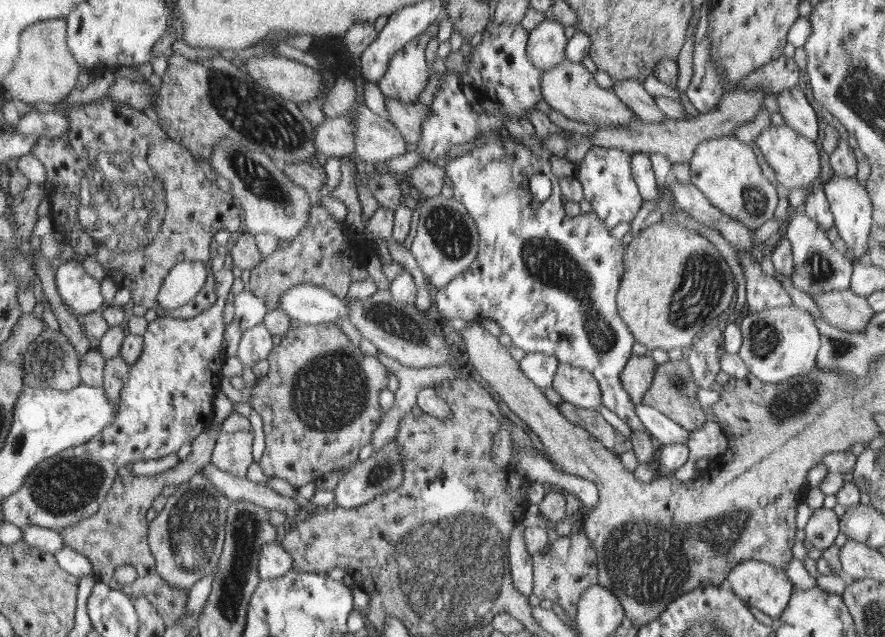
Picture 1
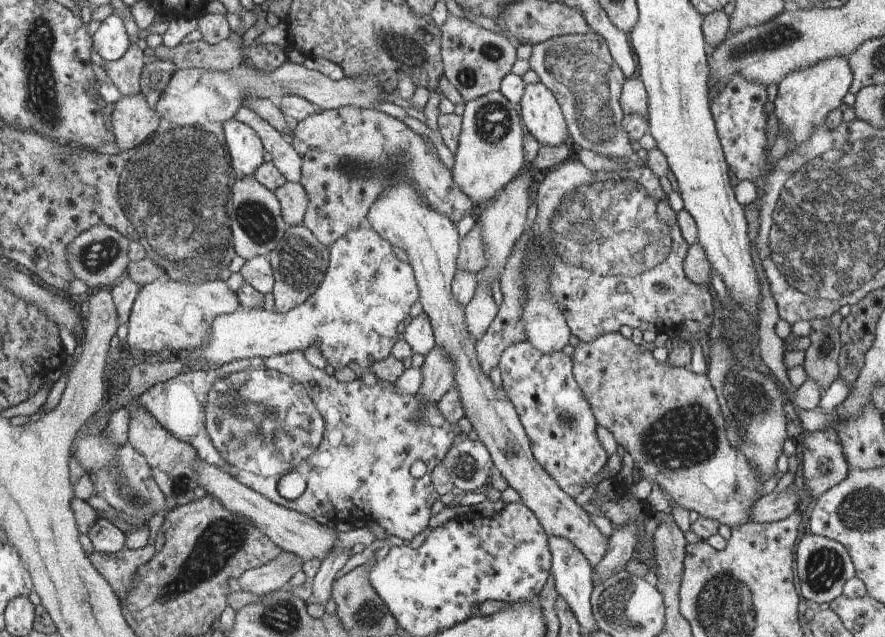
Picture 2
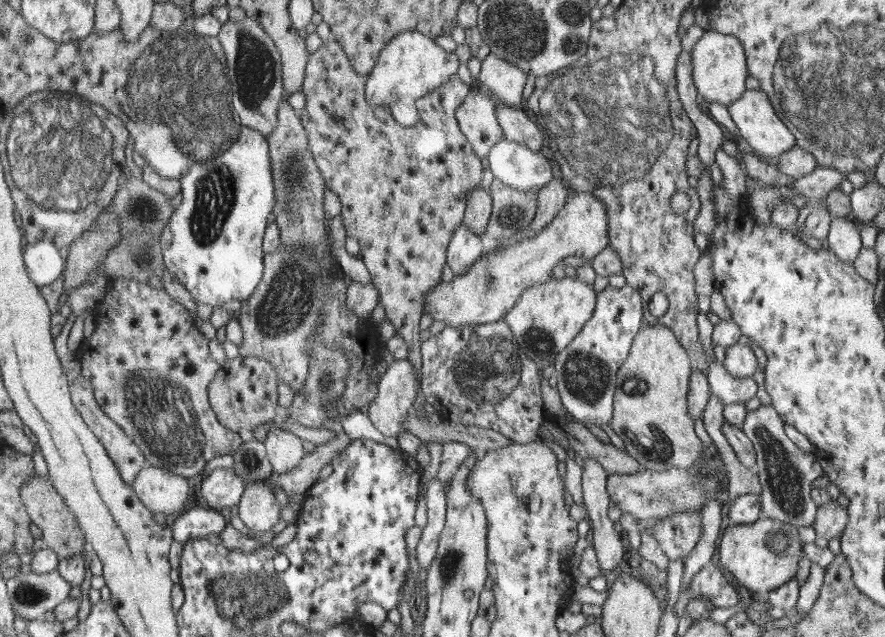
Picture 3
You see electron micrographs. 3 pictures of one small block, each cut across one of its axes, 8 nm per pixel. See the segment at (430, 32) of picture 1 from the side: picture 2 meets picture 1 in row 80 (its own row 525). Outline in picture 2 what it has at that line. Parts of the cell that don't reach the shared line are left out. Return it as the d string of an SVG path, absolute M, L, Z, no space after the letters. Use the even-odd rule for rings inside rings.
M292 351L271 357L241 358L240 360L226 362L226 364L222 364L216 367L216 369L205 368L201 371L186 371L166 380L166 382L153 384L139 396L138 400L139 406L152 416L155 416L156 420L159 420L170 434L173 434L178 440L193 445L197 449L197 456L200 460L205 460L208 464L220 467L224 472L230 471L230 474L241 481L242 484L258 491L262 496L269 497L276 504L301 512L314 519L324 520L332 525L339 521L355 524L358 520L362 520L366 524L369 522L378 523L386 535L398 536L398 538L407 541L412 540L416 534L420 534L422 530L429 526L429 520L432 518L430 508L440 496L437 493L437 489L433 487L430 474L434 467L444 462L445 456L454 444L454 438L461 433L458 425L447 421L445 416L442 416L442 424L440 426L430 428L428 418L424 420L425 405L422 404L422 400L417 394L403 395L395 389L393 383L380 380L372 387L365 386L362 380L354 380L349 383L338 382L334 376L326 374L324 369L319 369L308 363L302 351ZM316 386L320 390L319 393L313 392L313 388L316 388ZM208 395L210 395L210 400L207 400ZM416 460L422 460L427 466L427 473L420 478L415 478L410 473L410 466ZM290 471L300 473L307 484L304 494L301 494L293 501L285 499L277 489L280 476Z

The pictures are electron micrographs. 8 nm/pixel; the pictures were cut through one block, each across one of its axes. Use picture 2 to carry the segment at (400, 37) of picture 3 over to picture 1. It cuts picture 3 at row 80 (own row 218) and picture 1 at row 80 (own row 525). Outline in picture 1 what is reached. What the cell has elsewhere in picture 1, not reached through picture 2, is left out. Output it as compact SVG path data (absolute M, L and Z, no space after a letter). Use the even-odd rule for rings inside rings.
M568 59L553 69L546 70L542 79L542 92L545 99L544 109L556 110L569 118L584 123L594 123L600 127L620 125L638 120L636 114L612 88L601 88L594 74L589 72L582 63L570 62Z

